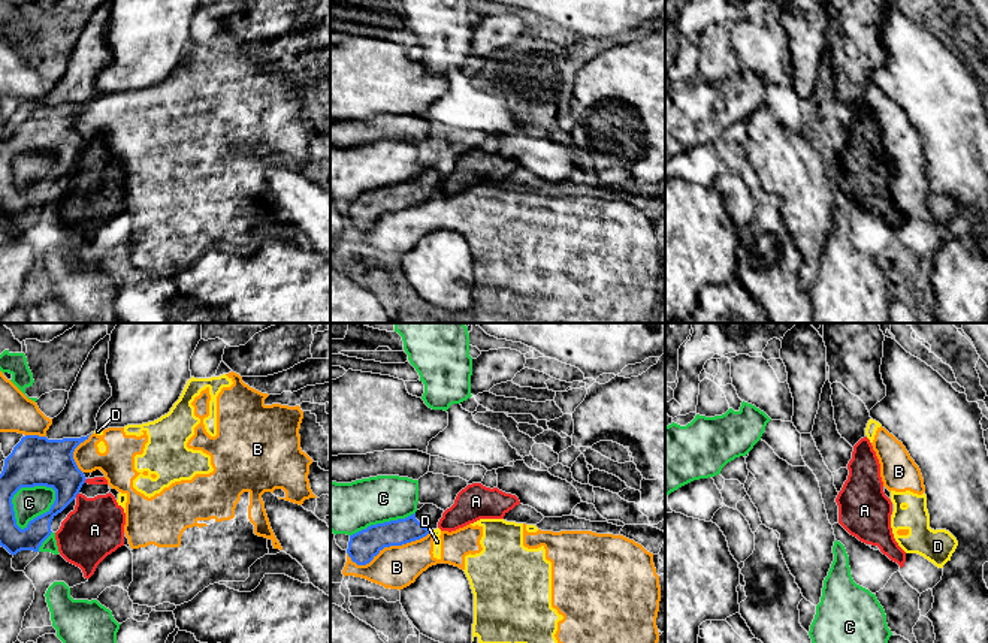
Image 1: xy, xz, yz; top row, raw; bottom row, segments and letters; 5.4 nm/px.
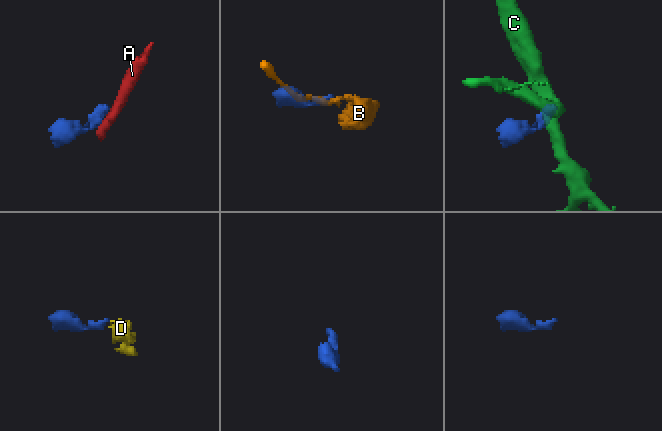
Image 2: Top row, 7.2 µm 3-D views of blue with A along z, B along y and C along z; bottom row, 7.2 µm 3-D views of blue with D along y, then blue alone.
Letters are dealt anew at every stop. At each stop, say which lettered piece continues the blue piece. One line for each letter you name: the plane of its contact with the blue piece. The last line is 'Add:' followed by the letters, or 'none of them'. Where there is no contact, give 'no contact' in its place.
Add: none of them

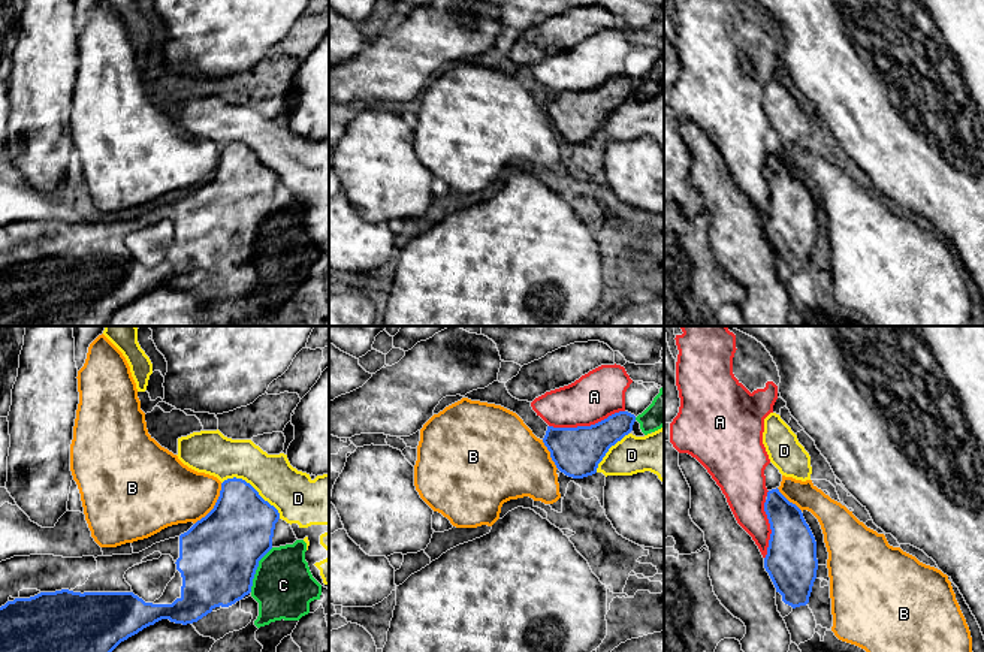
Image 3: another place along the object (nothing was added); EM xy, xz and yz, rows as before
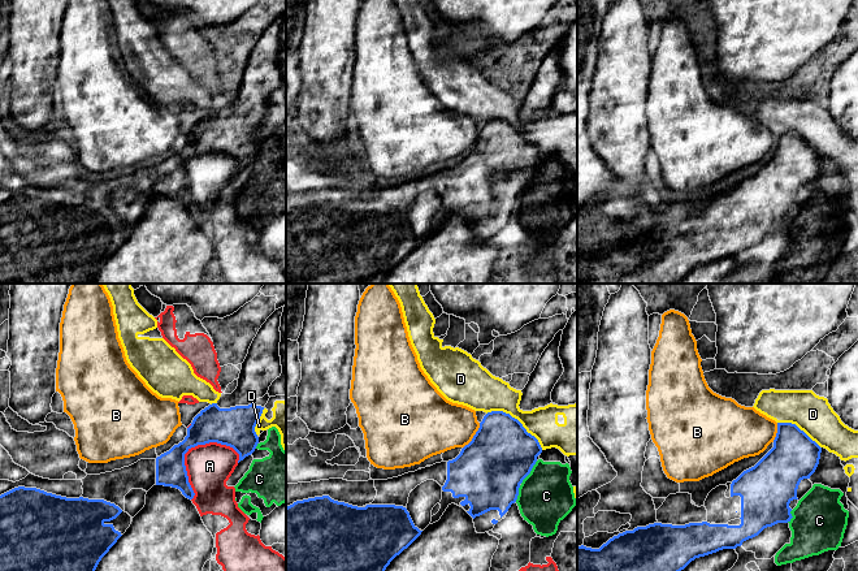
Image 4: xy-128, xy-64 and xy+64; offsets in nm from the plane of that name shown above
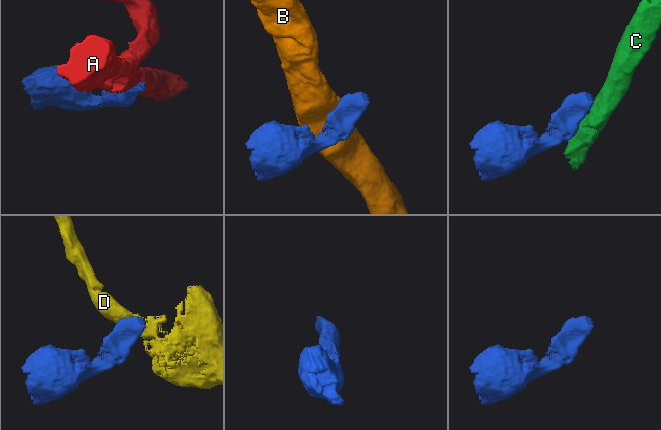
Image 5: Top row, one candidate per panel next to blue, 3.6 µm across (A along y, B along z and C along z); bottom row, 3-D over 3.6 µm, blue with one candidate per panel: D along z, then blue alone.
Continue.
Add: none of them

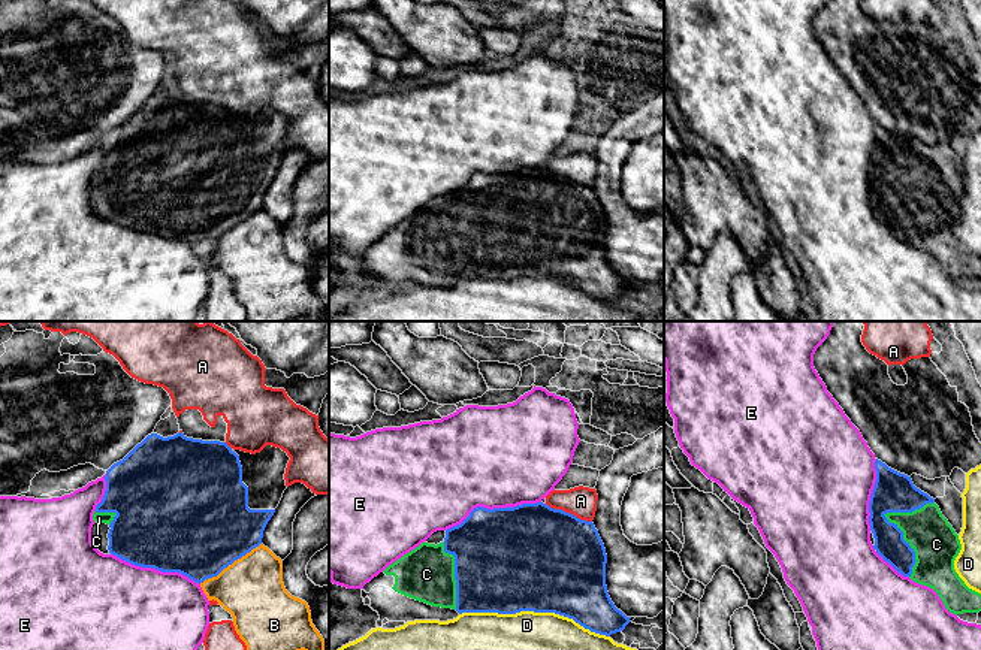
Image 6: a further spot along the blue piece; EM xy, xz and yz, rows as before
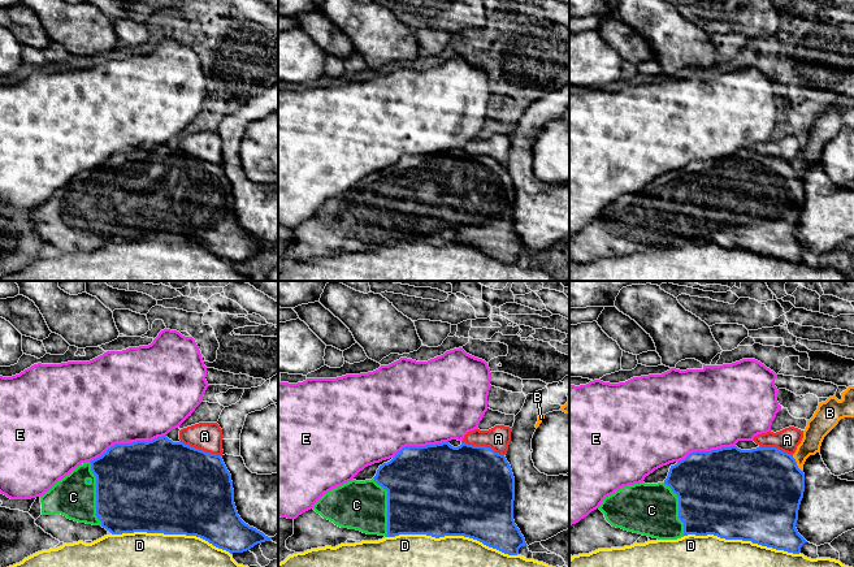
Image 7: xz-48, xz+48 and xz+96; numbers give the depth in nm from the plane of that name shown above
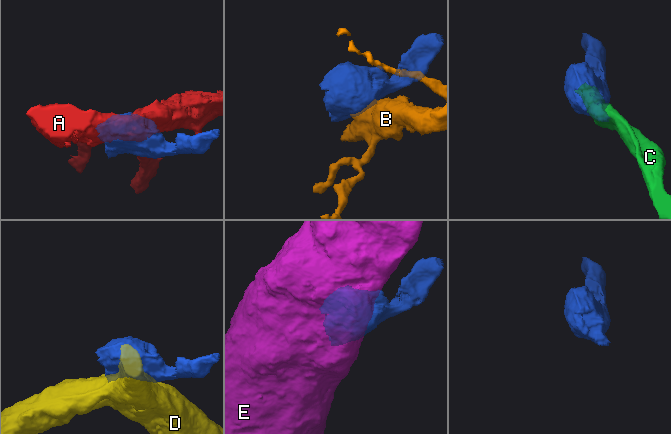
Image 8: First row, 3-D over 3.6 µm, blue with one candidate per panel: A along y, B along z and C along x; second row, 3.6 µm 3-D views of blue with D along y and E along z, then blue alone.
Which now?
C: yz
Add: C

